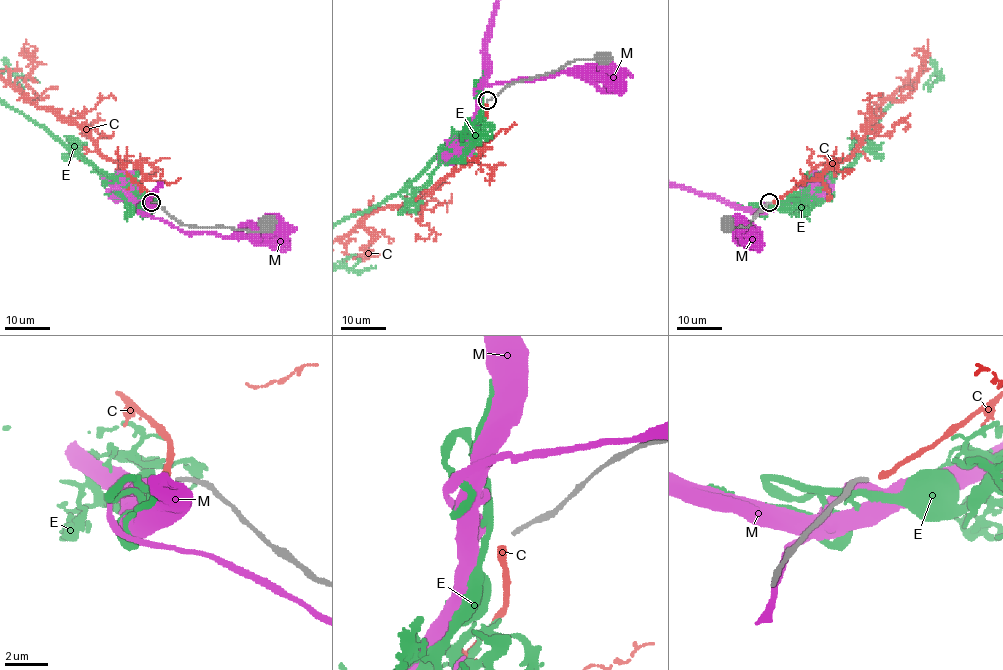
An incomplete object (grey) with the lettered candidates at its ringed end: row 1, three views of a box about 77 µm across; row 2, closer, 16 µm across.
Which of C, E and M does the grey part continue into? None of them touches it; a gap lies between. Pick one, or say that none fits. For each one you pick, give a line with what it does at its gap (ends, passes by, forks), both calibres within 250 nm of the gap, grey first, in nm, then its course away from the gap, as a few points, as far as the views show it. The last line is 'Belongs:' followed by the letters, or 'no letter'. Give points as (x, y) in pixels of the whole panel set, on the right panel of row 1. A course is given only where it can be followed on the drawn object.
C: it ends there; 200 nm thick on the grey side, 280 nm on the other
Belongs: C

